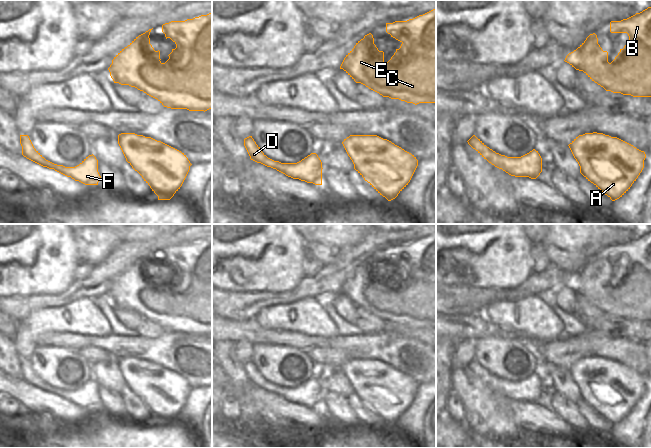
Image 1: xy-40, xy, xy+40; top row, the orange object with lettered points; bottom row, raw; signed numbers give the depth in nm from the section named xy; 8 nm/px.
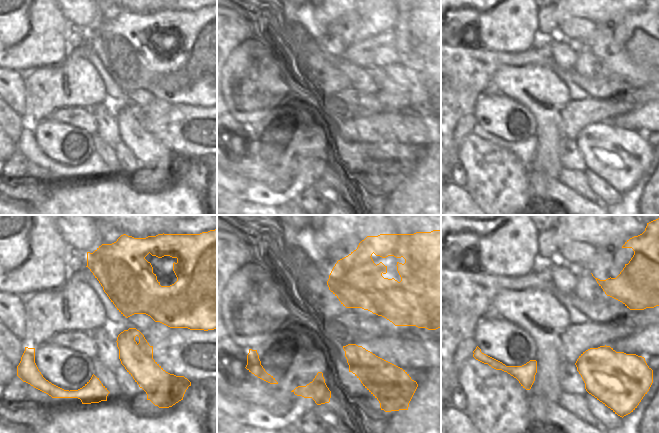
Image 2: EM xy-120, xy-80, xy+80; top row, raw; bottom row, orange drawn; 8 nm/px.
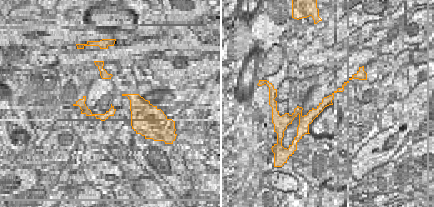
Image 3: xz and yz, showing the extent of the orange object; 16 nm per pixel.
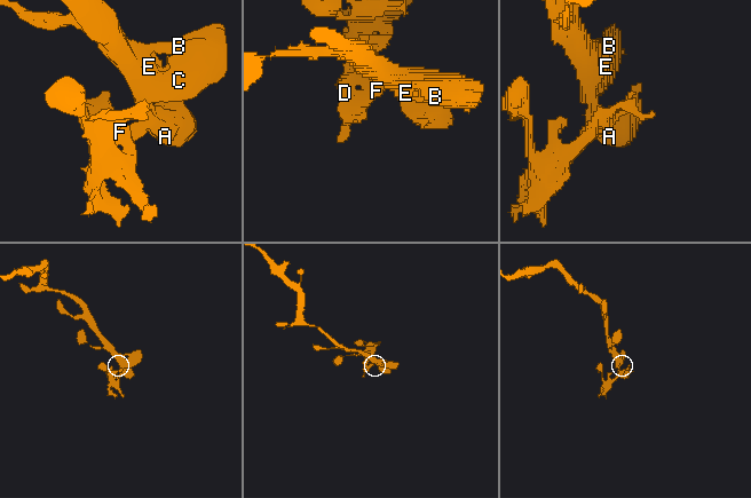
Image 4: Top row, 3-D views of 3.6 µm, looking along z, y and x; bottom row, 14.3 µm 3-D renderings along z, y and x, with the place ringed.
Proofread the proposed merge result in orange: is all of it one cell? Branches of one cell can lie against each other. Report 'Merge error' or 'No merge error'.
Merge error.

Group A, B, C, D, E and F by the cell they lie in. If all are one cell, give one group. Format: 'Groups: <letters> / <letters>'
Groups: A B C E F / D.

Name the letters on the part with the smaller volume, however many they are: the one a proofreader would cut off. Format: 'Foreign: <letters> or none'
Foreign: D.

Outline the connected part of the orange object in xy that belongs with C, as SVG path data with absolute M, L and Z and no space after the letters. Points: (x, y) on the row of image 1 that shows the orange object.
M436 8L407 21L386 23L386 32L402 43L387 63L369 33L346 55L340 69L383 97L415 105L436 103Z

